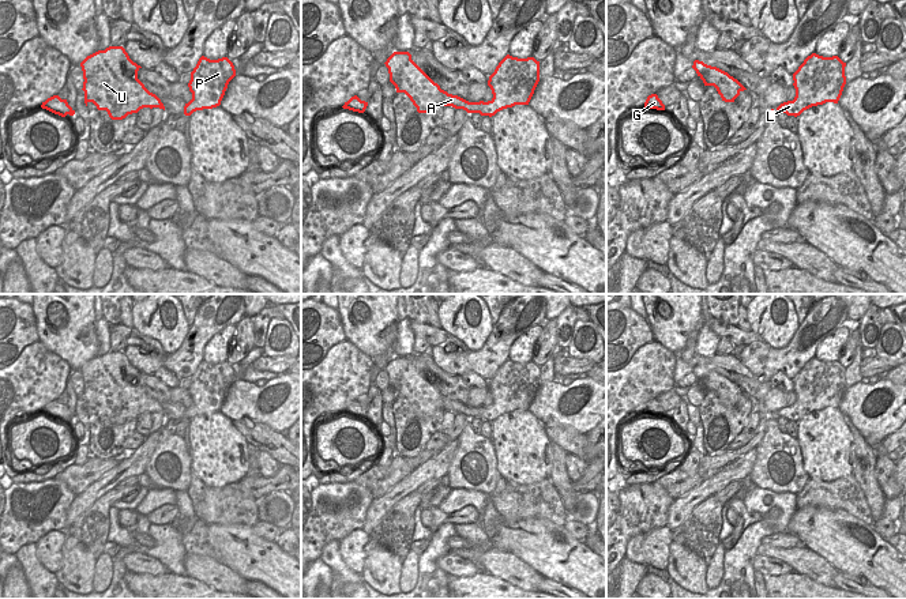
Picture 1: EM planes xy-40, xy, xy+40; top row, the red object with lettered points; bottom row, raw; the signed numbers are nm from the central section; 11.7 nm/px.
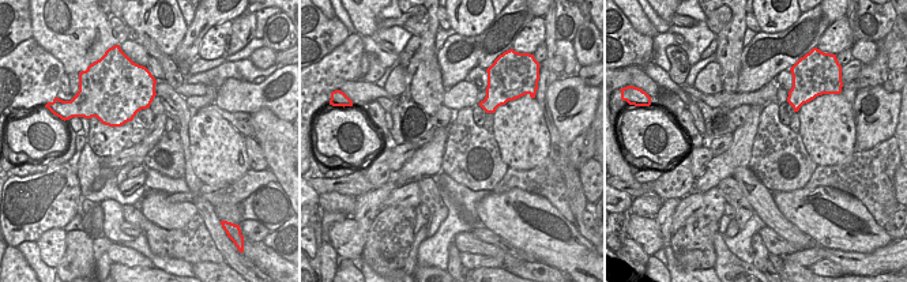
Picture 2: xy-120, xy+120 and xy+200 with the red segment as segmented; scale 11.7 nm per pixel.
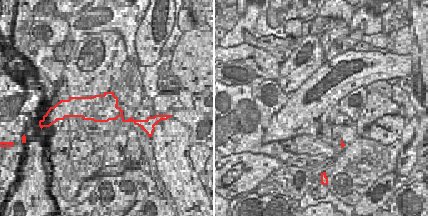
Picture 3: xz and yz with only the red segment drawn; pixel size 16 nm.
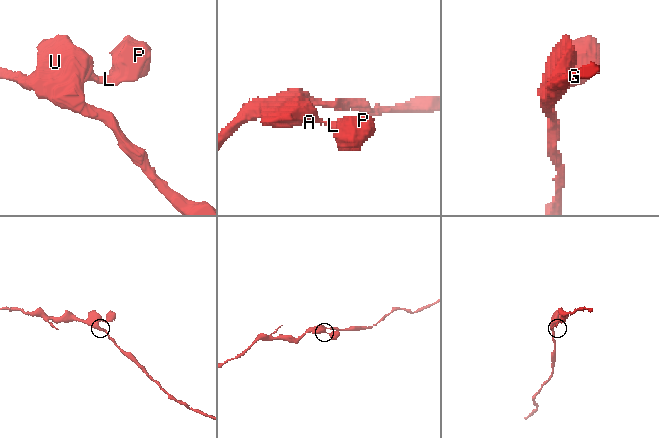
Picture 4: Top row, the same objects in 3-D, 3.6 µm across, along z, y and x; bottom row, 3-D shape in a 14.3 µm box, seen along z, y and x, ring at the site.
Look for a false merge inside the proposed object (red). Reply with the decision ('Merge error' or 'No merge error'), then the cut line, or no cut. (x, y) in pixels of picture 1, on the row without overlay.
No merge error. No split

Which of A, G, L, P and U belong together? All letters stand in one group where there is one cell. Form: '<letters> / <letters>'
A G L P U

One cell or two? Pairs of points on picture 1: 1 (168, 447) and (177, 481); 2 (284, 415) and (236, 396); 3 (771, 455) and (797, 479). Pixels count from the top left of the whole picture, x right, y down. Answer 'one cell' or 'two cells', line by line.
1: one cell
2: one cell
3: one cell

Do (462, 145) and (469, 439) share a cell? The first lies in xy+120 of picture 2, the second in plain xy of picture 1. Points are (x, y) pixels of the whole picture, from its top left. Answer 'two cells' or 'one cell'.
one cell

